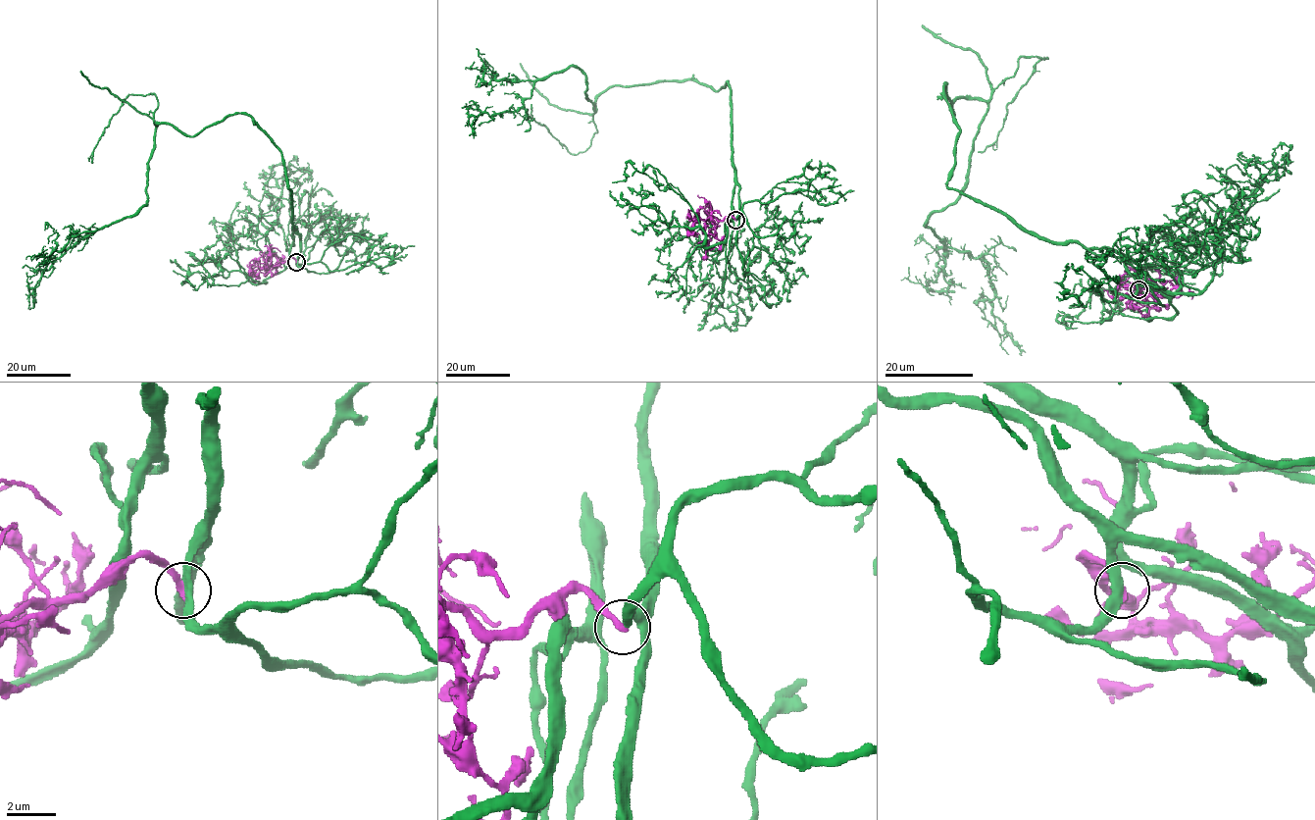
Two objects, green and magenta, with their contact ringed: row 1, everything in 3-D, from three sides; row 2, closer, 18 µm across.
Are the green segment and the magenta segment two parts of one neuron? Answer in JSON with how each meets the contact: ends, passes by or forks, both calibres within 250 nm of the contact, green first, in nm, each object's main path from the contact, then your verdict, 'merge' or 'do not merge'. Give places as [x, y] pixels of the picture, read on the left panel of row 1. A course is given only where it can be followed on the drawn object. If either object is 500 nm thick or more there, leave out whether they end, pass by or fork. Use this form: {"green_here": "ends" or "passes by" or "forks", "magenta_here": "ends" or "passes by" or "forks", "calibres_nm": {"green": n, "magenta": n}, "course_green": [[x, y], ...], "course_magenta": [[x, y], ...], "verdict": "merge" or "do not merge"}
{"green_here": "passes by", "magenta_here": "ends", "calibres_nm": {"green": 320, "magenta": 280}, "course_green": [[297, 262], [284, 161], [249, 116], [192, 136], [157, 124], [147, 203], [75, 242], [29, 309]], "course_magenta": [[297, 262], [289, 257], [283, 263], [263, 267], [254, 281], [258, 268], [251, 260]], "verdict": "do not merge"}

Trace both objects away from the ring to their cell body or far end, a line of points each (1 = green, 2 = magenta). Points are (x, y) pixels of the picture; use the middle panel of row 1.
1: (736, 220), (727, 81), (614, 85), (594, 111), (586, 77), (567, 67), (514, 111), (480, 114), (469, 135)
2: (736, 220), (729, 215), (723, 220), (702, 220), (698, 215), (693, 224), (693, 233), (697, 233), (690, 228)

